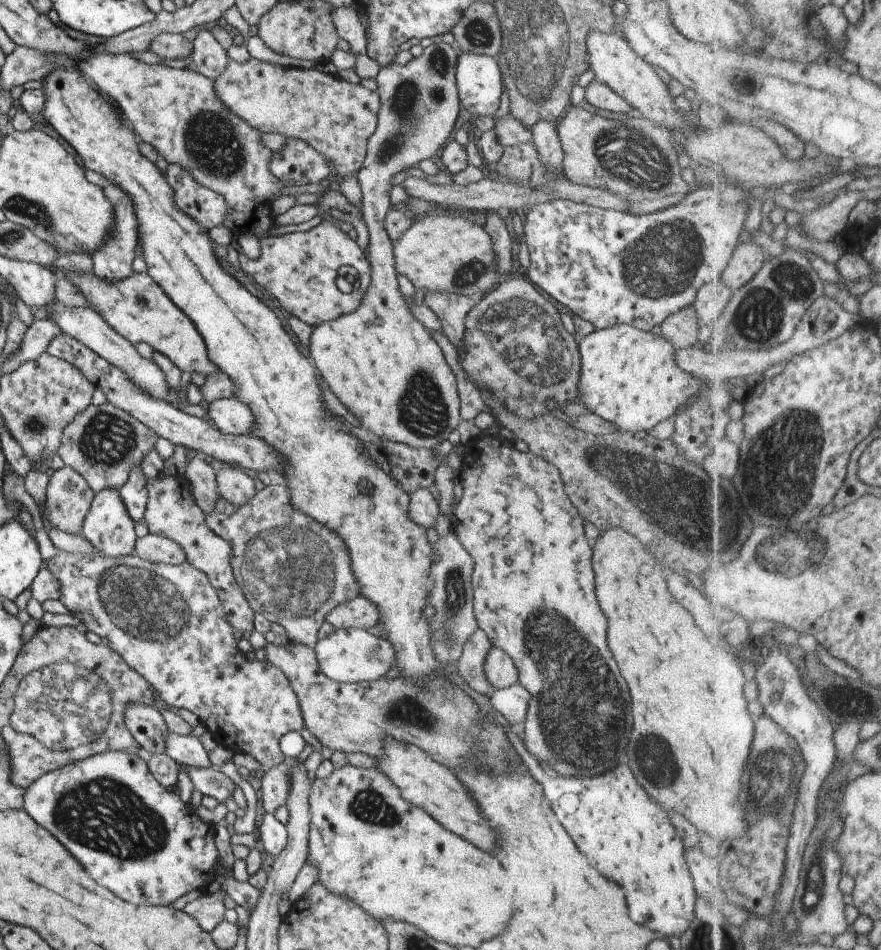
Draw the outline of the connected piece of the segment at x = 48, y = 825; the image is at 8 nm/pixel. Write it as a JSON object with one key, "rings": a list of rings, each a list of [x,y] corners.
{"rings":[[[103,751],[101,754],[91,755],[86,759],[79,759],[77,762],[65,765],[63,768],[48,772],[34,780],[26,789],[23,795],[22,808],[39,826],[43,826],[59,844],[63,844],[85,868],[85,872],[99,884],[111,890],[111,894],[119,896],[121,900],[133,903],[135,906],[146,905],[169,905],[183,894],[191,890],[203,890],[207,882],[212,880],[216,874],[216,867],[219,862],[216,855],[216,848],[201,848],[207,838],[213,836],[211,824],[207,819],[186,805],[173,789],[161,786],[149,772],[146,763],[135,755],[127,754],[125,751]]]}

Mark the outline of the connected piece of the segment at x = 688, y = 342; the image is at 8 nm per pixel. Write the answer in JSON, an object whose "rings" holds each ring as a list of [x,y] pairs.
{"rings":[[[689,305],[670,314],[661,324],[660,333],[674,349],[698,348],[713,337],[705,334],[697,324],[695,309]]]}

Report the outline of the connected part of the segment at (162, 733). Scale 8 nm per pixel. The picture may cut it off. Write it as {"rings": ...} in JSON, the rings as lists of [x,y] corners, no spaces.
{"rings":[[[127,705],[123,720],[137,744],[153,755],[164,753],[168,733],[159,711],[145,705]]]}

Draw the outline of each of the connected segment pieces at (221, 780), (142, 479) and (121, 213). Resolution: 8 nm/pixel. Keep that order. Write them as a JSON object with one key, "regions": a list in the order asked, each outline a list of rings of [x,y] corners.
{"regions":[[[[178,764],[179,767],[183,767],[188,772],[194,789],[198,790],[202,796],[207,795],[214,798],[218,803],[223,803],[232,798],[231,792],[234,784],[218,768],[209,766],[206,769],[200,769]]],[[[135,465],[128,474],[123,486],[118,488],[121,500],[125,505],[127,514],[135,522],[143,516],[148,499],[146,489],[147,478],[141,473],[139,466]]],[[[107,184],[102,191],[107,200],[111,201],[115,218],[112,217],[112,226],[108,231],[108,236],[92,254],[92,274],[102,281],[113,283],[122,281],[132,273],[131,261],[135,257],[133,250],[137,239],[138,222],[133,204],[131,204],[132,200],[125,196],[118,186]]]]}

